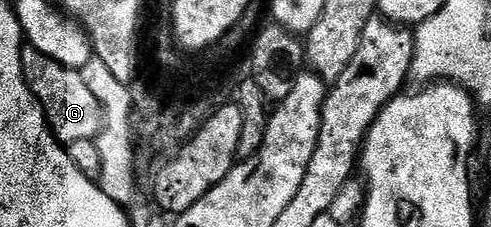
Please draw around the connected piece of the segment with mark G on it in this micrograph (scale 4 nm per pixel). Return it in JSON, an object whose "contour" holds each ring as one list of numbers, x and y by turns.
{"contour":[[31,47,21,49,20,54,26,83,36,96,36,102,44,108,48,125,57,141,68,147,78,139,92,141,102,128,102,114,100,104,94,99,94,95,90,95,90,89,86,87,79,71,66,69,64,65]]}

